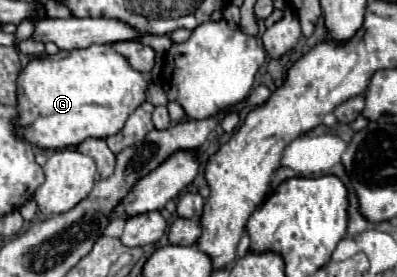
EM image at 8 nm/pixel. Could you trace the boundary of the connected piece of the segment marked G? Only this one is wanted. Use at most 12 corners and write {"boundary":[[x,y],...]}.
{"boundary":[[112,46],[34,58],[18,126],[40,148],[108,138],[148,80]]}

